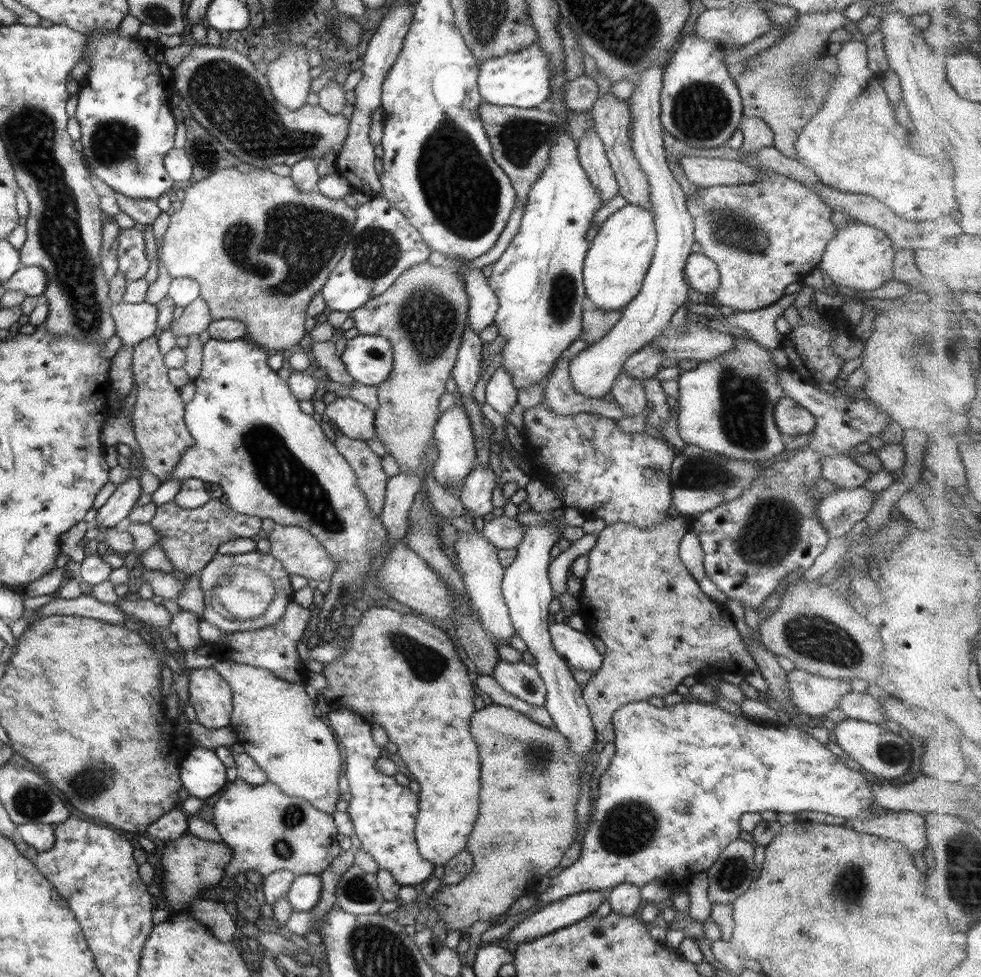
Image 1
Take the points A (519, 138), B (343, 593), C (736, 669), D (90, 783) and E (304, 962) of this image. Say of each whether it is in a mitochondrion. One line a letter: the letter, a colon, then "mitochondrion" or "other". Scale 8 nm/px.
A: mitochondrion
B: other
C: other
D: mitochondrion
E: other

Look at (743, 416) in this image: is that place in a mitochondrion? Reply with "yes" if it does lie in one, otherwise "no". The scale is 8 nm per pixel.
yes

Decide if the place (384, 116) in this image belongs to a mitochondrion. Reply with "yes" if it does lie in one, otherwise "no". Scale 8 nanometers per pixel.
no

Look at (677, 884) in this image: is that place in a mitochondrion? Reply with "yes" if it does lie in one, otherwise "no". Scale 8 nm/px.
no

